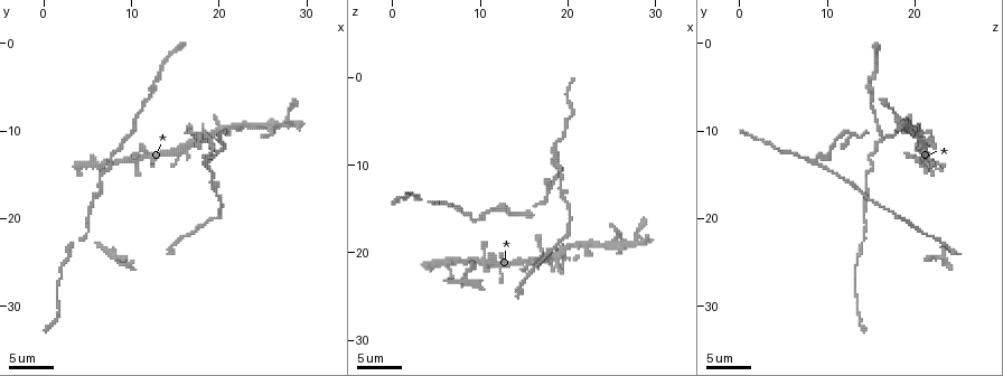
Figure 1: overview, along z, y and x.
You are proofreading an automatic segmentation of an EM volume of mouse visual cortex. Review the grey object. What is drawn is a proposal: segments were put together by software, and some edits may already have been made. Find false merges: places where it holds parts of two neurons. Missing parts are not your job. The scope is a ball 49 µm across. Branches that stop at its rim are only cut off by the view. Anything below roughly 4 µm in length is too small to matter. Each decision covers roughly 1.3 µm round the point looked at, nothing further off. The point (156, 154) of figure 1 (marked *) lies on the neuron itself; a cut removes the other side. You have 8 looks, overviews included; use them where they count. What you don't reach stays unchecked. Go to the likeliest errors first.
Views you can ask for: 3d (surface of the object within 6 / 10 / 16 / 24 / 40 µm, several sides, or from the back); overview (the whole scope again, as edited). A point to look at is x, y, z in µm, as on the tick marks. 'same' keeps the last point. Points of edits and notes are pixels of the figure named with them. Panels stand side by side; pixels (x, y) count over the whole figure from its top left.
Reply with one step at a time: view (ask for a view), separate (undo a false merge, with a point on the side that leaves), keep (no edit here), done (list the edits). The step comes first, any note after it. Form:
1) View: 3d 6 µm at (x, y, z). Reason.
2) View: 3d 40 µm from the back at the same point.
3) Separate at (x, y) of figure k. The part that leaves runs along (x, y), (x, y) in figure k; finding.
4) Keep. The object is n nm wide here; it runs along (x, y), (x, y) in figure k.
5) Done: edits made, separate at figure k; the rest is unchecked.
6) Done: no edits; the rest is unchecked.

View: 3d 10 µm at (18.6, 13.8, 8.6). Two arms in line, one across.

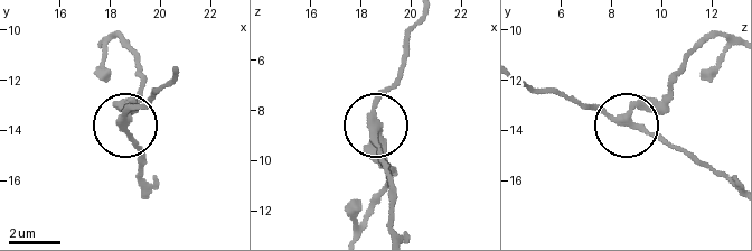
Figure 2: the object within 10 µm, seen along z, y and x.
Separate at (663, 111) of figure 2. The object is 260 nm wide here; the part that leaves runs along (628, 117), (658, 100), (689, 55), (715, 38), (729, 38) in figure 2; two neurons meet here.

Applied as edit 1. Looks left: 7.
View: 3d 10 µm at (9.4, 11.0, 16.0).

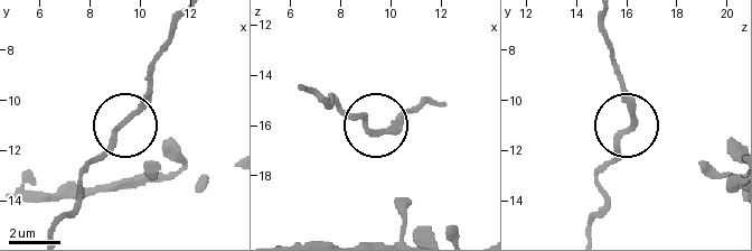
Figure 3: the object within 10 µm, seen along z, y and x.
View: 3d 6 µm at (9.4, 10.9, 16.3).

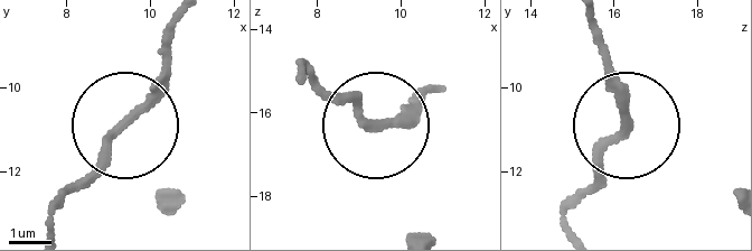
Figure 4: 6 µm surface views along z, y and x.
Keep. One neuron here.

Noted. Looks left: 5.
View: 3d 6 µm at (3.2, 23.2, 14.2). A narrow waist.

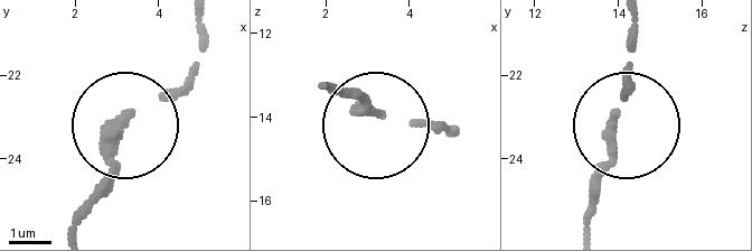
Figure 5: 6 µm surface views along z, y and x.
Keep. The object is 180 nm wide here; continuous, no second neuron.

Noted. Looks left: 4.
View: 3d 16 µm at (19.0, 20.2, 19.0).

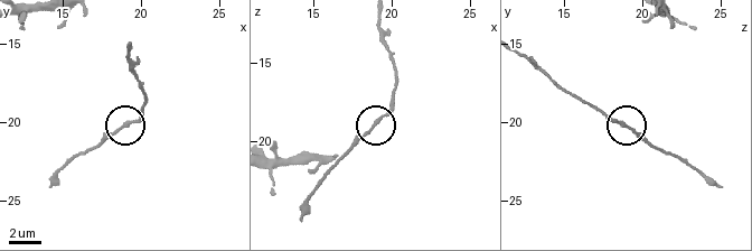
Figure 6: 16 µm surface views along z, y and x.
Keep. Continuous, no second neuron.

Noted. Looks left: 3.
Done: edits made, separate at figure 2; the rest is unchecked.

